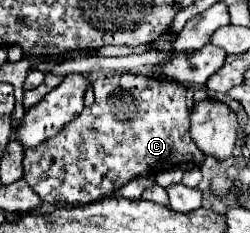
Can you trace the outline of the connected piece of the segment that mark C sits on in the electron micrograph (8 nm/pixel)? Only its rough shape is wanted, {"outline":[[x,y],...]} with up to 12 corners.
{"outline":[[93,82],[95,102],[25,150],[43,202],[111,198],[203,164],[185,86]]}

